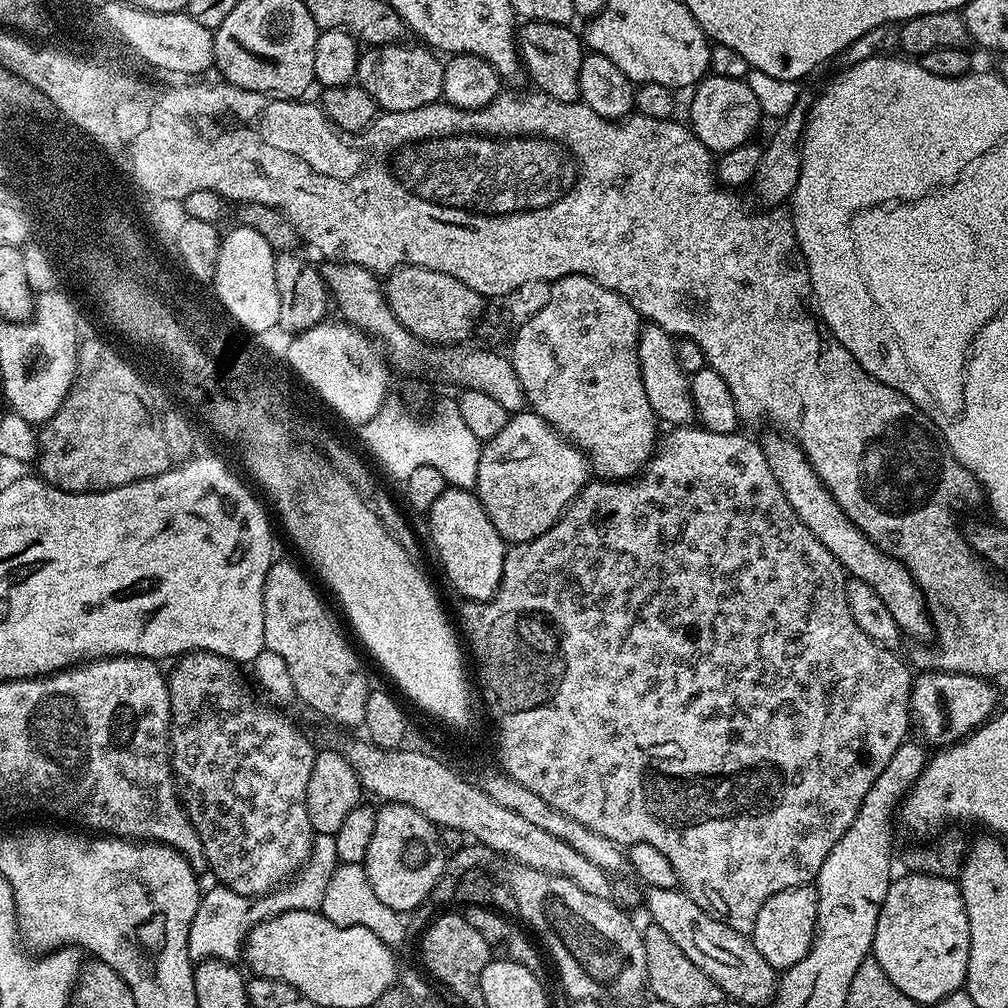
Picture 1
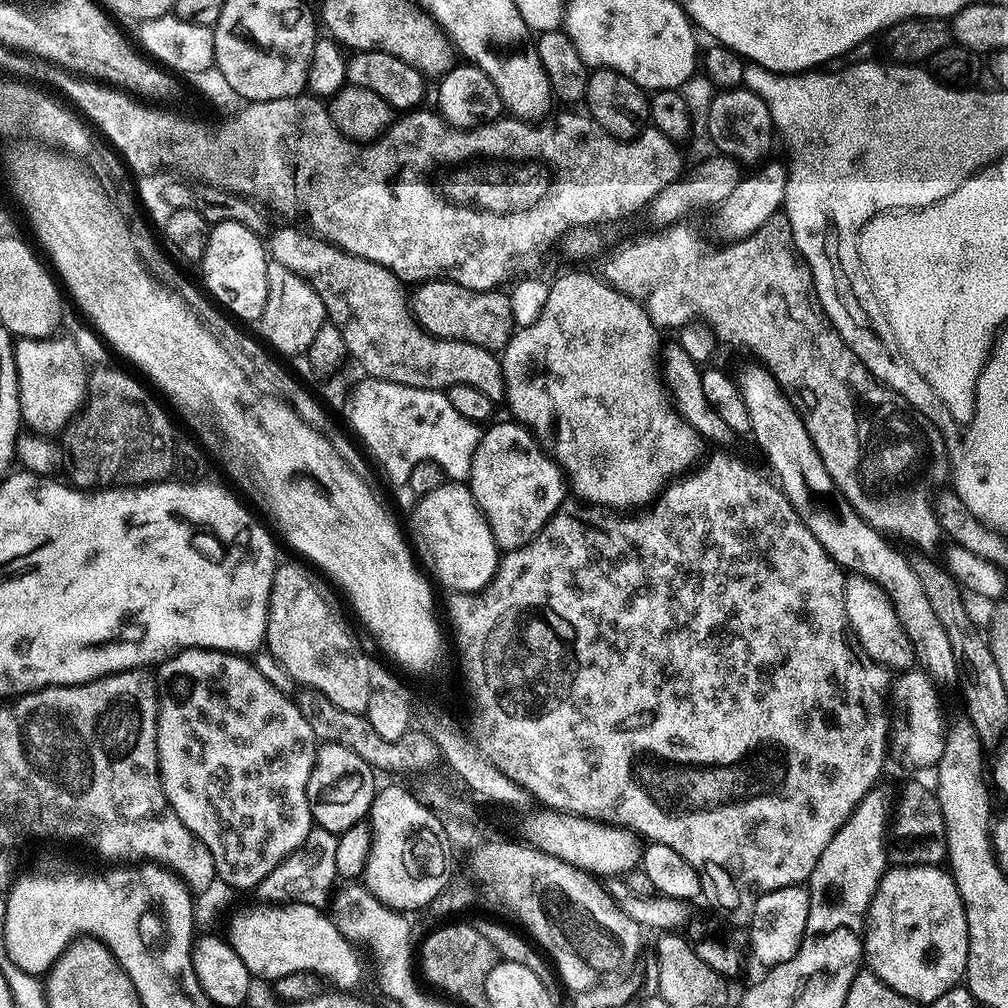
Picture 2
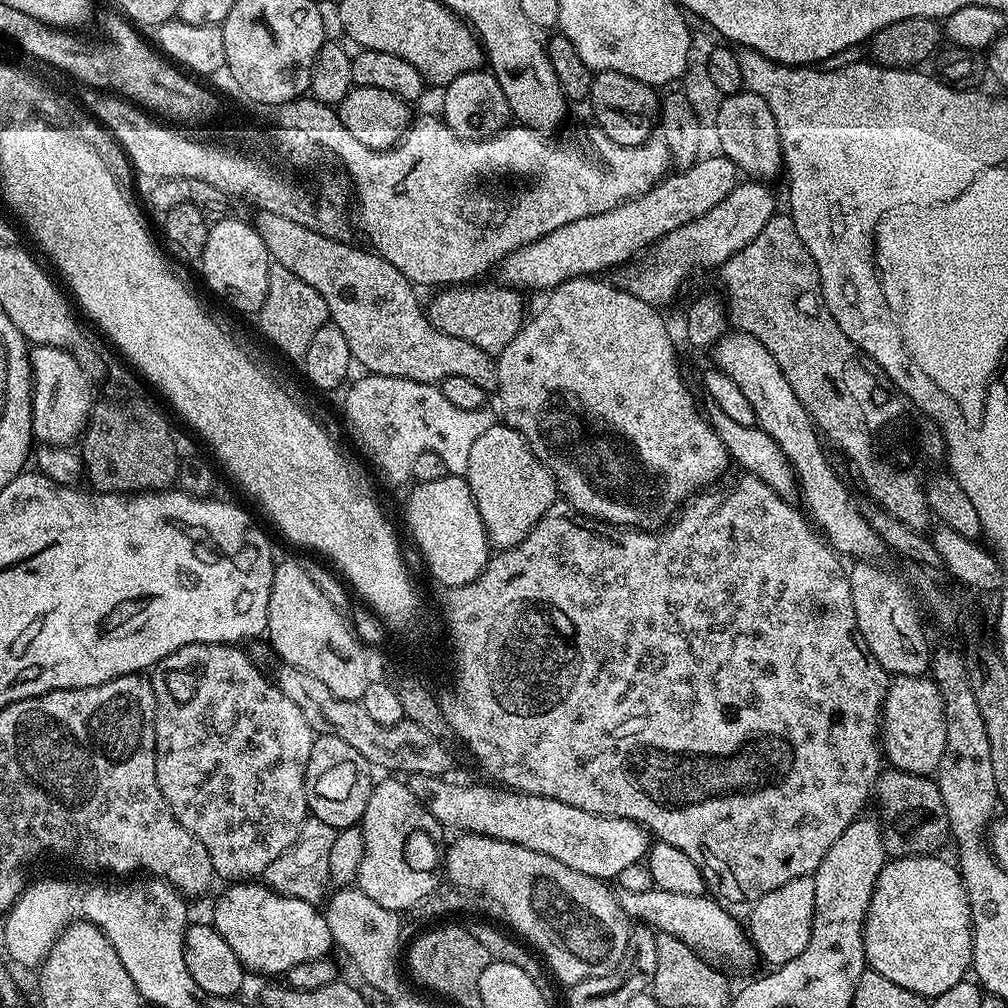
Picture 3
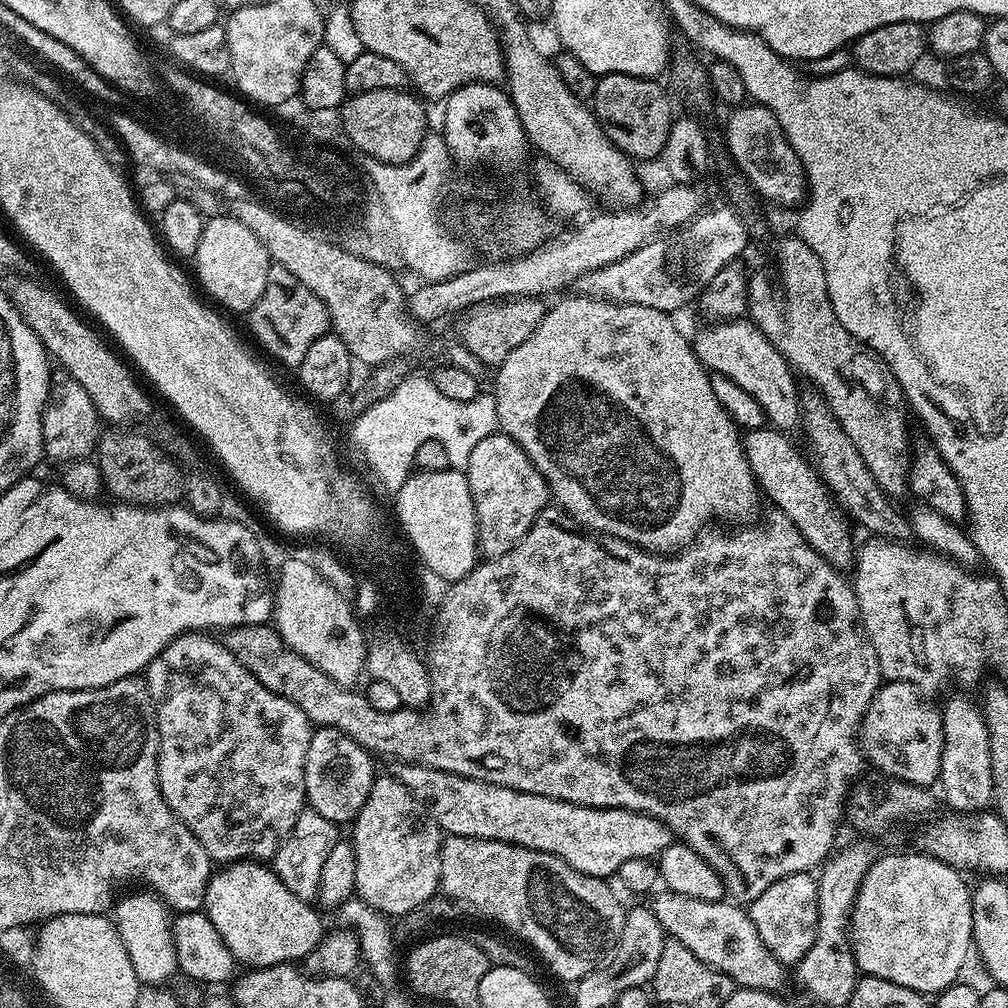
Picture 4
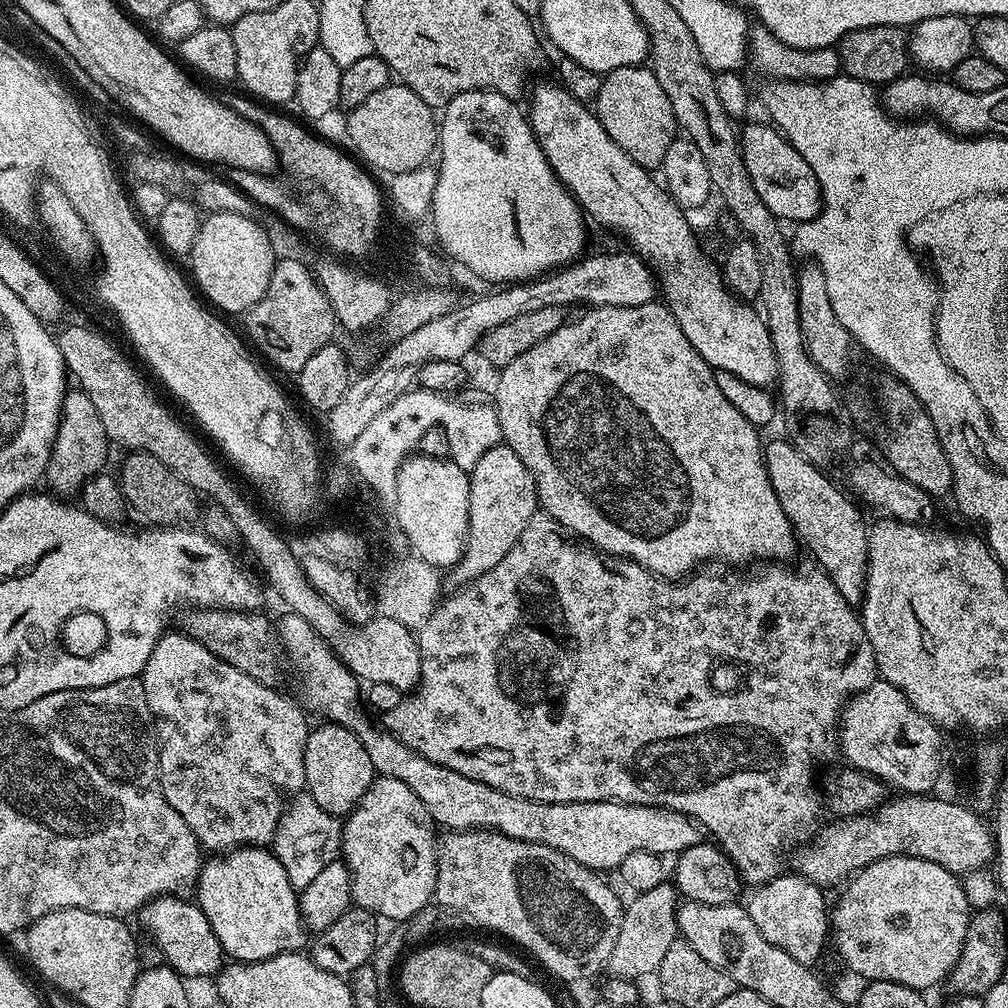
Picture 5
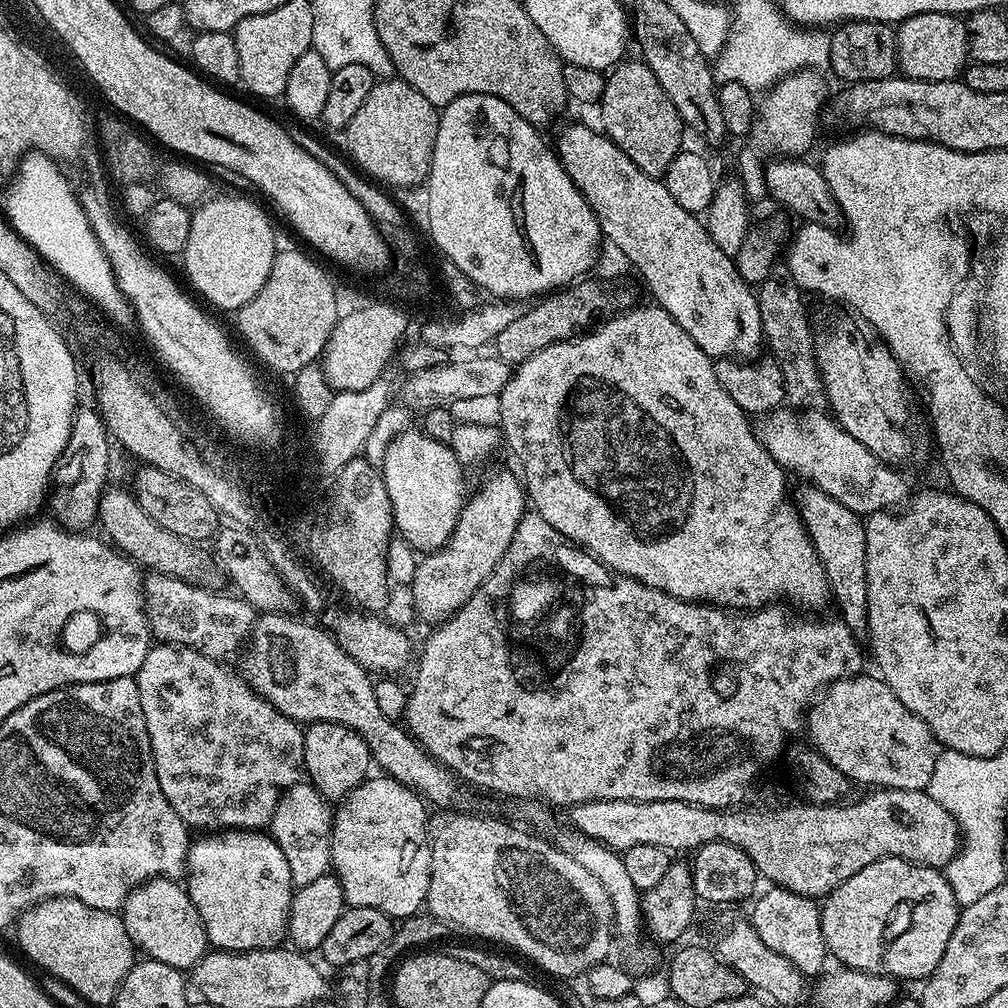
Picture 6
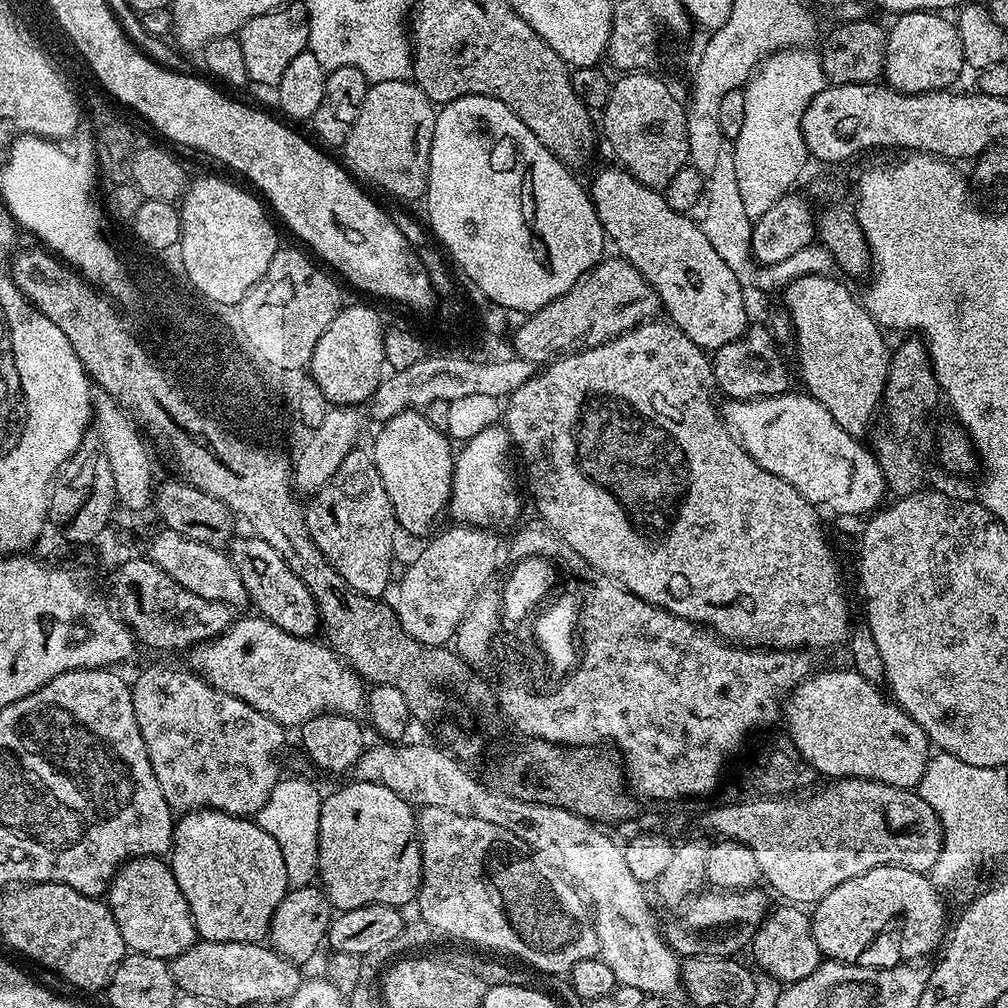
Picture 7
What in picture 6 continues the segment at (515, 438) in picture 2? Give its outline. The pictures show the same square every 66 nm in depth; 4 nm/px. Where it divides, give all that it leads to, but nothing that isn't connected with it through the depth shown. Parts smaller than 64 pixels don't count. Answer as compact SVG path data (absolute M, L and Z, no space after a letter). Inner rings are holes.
M496 472L486 477L480 489L467 497L452 536L441 548L427 553L417 566L410 582L415 615L428 626L435 626L455 614L490 578L494 566L506 554L525 511L526 489L517 473L515 476L512 472Z

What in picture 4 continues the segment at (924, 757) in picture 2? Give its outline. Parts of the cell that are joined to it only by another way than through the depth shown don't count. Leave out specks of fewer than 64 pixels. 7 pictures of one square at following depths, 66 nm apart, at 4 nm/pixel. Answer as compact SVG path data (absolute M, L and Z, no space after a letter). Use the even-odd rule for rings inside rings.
M890 680L881 683L880 689L874 694L874 698L866 710L858 733L860 750L864 754L865 761L875 771L882 772L885 776L893 776L899 780L917 784L923 788L935 785L939 781L940 767L942 766L942 742L944 741L942 718L940 717L940 708L932 705L928 700L931 699L925 698L920 689L915 688L910 682Z

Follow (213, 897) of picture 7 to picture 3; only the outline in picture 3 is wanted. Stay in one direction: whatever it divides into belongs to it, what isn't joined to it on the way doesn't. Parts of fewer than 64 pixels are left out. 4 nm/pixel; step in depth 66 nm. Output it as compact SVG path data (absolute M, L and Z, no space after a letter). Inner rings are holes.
M232 882L225 888L228 889L216 900L210 923L222 938L226 938L226 946L234 950L238 962L249 973L286 974L304 962L323 961L327 957L324 955L333 950L327 918L317 905L279 896L260 882Z

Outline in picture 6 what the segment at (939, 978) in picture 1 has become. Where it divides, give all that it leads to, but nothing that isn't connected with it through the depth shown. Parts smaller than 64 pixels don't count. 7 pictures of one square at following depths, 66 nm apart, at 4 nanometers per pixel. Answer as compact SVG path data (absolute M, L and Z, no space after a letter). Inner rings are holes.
M882 858L878 862L870 862L870 866L862 866L858 874L846 878L833 892L823 897L820 904L822 918L822 938L826 942L831 959L841 960L844 968L868 970L873 967L875 960L884 956L884 935L888 932L888 923L896 912L899 904L905 904L912 913L908 920L912 928L904 932L904 940L910 947L924 948L919 956L916 952L908 952L904 956L904 976L908 980L923 981L931 976L932 971L942 962L942 954L946 954L946 944L950 942L950 934L954 934L954 926L960 917L960 903L954 898L954 890L950 886L947 875L943 871L928 868L925 864L912 864L902 858Z

